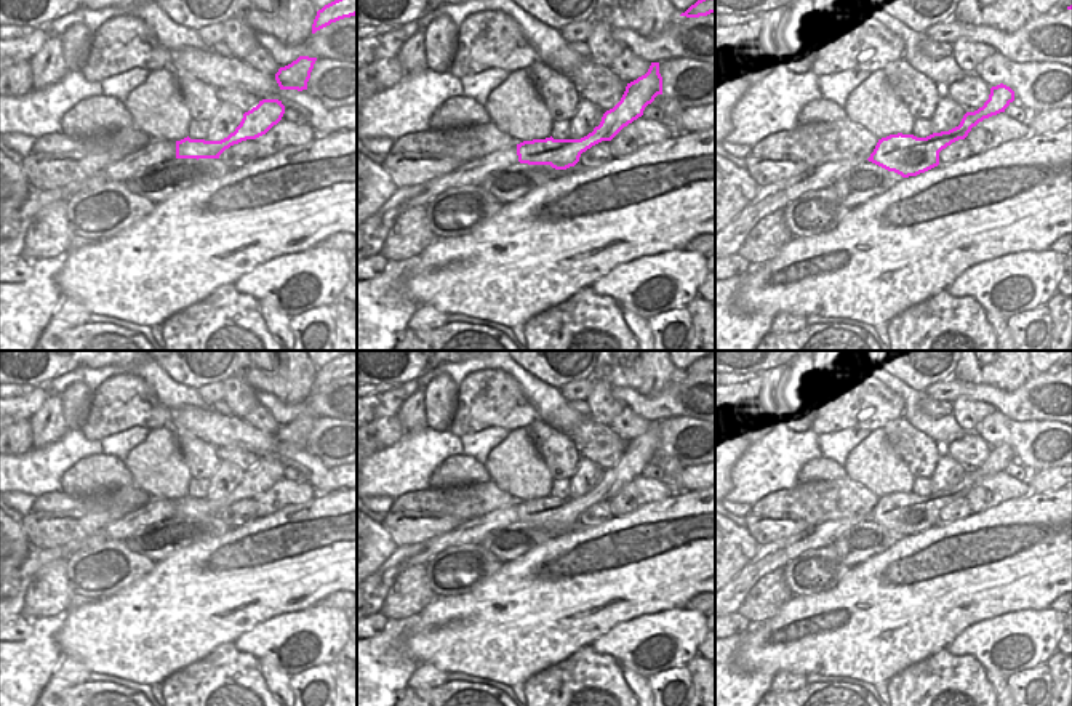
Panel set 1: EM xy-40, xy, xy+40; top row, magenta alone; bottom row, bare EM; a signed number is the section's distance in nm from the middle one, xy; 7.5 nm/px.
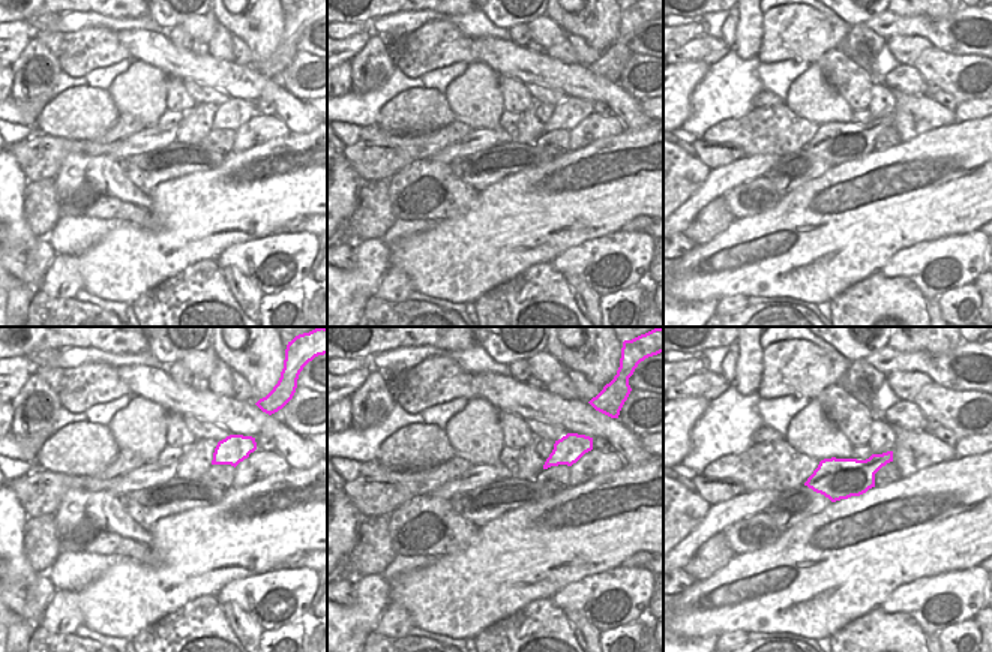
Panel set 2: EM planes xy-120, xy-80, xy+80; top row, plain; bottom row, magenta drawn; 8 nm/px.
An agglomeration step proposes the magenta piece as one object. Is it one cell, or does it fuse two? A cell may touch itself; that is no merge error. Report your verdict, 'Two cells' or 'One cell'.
One cell.

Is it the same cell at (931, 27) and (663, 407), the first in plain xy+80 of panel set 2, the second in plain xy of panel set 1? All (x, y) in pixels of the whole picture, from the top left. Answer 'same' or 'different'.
same

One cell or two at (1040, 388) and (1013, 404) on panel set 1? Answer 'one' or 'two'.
one

